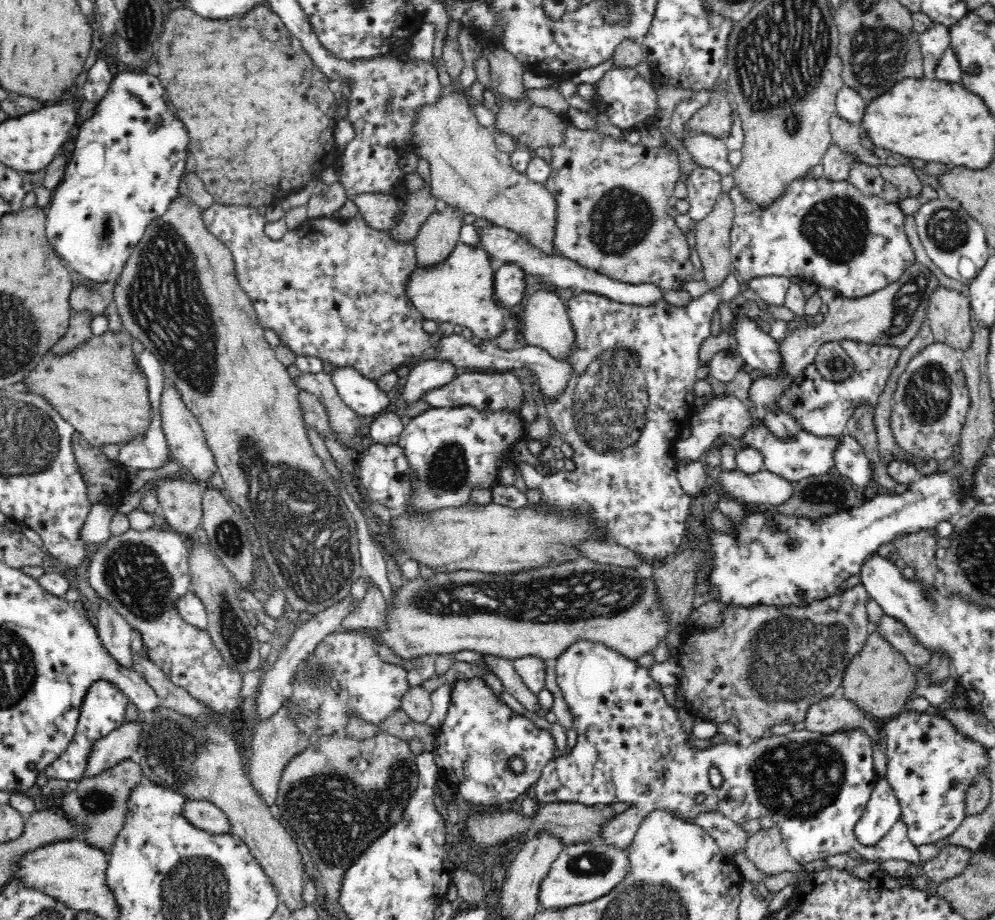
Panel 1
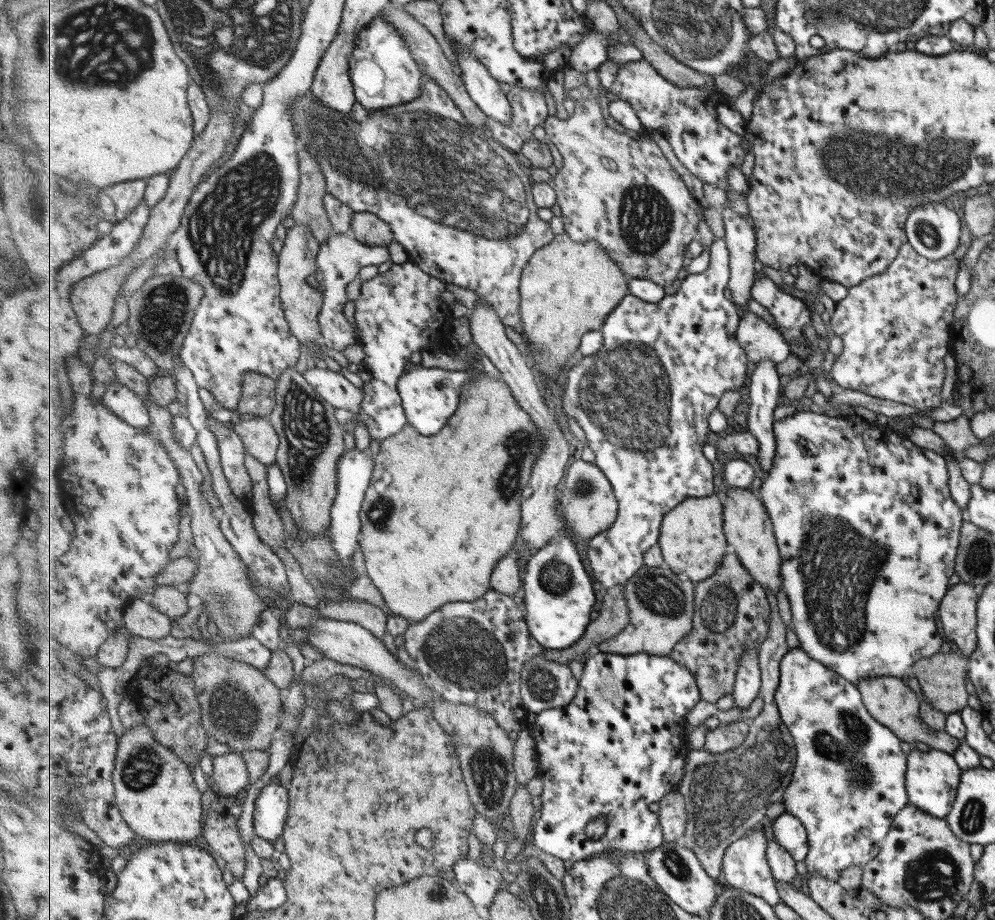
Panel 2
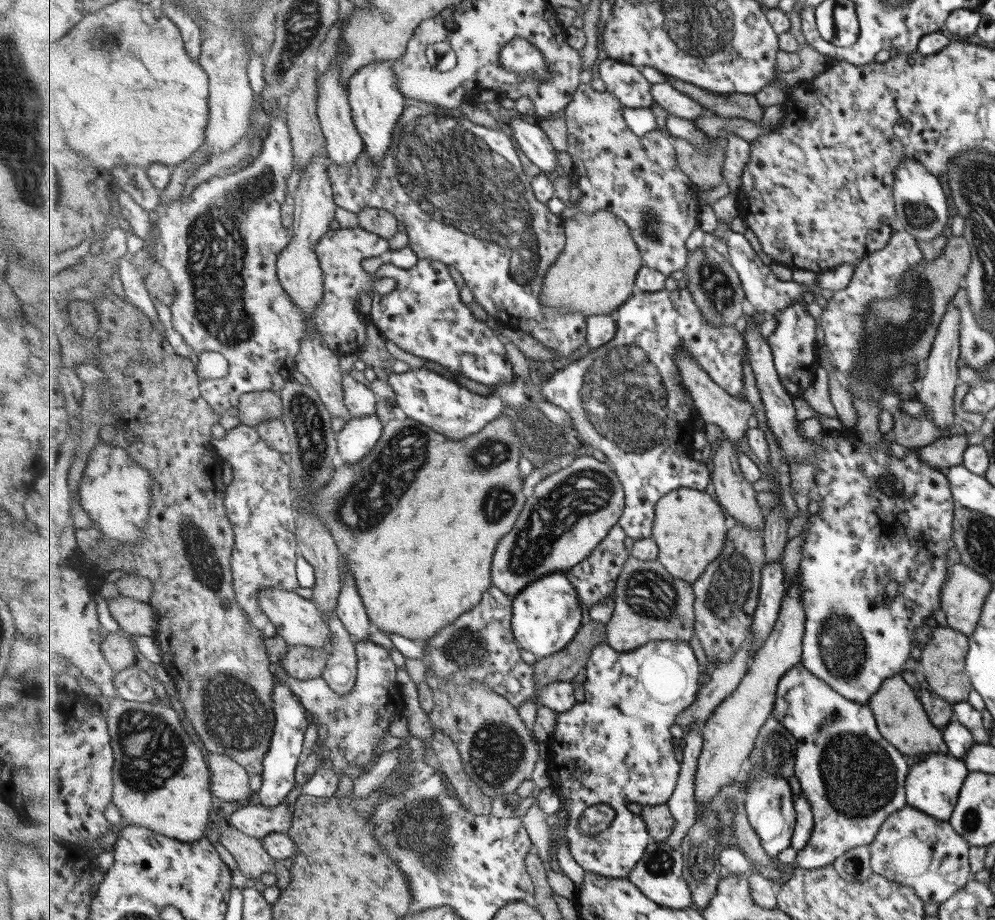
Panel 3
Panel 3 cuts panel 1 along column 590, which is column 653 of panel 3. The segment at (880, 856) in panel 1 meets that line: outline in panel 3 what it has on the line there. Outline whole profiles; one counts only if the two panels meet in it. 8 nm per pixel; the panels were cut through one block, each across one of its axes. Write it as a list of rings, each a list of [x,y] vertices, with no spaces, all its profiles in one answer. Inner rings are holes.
[[[659,640],[653,641],[641,648],[629,651],[619,652],[618,649],[613,648],[607,642],[602,645],[597,645],[592,649],[592,653],[586,666],[586,681],[584,685],[584,701],[580,704],[575,703],[573,708],[570,708],[567,712],[559,713],[557,716],[557,728],[551,736],[551,740],[547,740],[546,744],[552,754],[551,757],[547,758],[547,766],[550,774],[551,787],[557,792],[562,799],[562,808],[569,813],[569,820],[566,824],[566,829],[561,832],[557,830],[559,822],[555,825],[555,837],[559,838],[558,834],[564,834],[568,848],[570,849],[571,857],[582,867],[585,872],[596,872],[601,876],[611,878],[623,878],[629,877],[631,871],[637,867],[637,864],[646,855],[647,848],[650,844],[655,844],[656,838],[651,834],[650,828],[647,826],[647,821],[642,818],[639,814],[639,808],[644,805],[660,805],[663,803],[669,803],[670,799],[674,795],[676,788],[678,787],[679,778],[682,772],[682,762],[680,757],[680,746],[673,742],[672,727],[677,722],[677,717],[686,711],[687,708],[693,706],[698,698],[700,692],[701,683],[701,664],[697,662],[697,656],[693,652],[693,648],[687,641],[675,641],[675,640]],[[597,804],[609,804],[617,812],[617,819],[611,825],[611,828],[604,830],[597,836],[587,836],[582,833],[580,829],[581,818],[586,810],[593,805]]]

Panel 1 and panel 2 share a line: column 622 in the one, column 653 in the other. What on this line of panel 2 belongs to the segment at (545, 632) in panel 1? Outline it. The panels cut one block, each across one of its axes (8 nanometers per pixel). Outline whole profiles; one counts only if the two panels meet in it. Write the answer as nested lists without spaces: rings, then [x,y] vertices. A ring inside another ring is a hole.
[[[647,566],[633,575],[625,586],[631,609],[629,626],[621,634],[602,642],[596,651],[625,656],[635,653],[669,655],[694,630],[696,583],[669,568]]]

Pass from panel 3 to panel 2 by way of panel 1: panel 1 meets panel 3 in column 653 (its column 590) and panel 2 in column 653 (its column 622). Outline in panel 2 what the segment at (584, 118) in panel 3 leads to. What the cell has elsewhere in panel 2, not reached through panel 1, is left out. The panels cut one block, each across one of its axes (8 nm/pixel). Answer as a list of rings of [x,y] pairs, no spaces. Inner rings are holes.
[[[594,97],[591,100],[583,100],[583,102],[575,102],[574,113],[565,120],[560,120],[554,116],[550,116],[546,120],[545,131],[547,134],[547,139],[550,140],[562,155],[562,167],[557,170],[557,174],[554,179],[554,189],[558,194],[558,205],[560,206],[560,216],[562,217],[562,222],[564,223],[564,230],[567,235],[573,239],[575,242],[585,242],[585,241],[597,241],[599,245],[607,251],[607,255],[611,259],[615,260],[615,263],[621,267],[623,273],[628,276],[628,278],[641,278],[651,280],[663,287],[671,286],[673,281],[679,276],[679,270],[683,270],[687,264],[686,253],[687,248],[690,247],[693,241],[695,241],[699,236],[699,225],[704,219],[703,209],[701,204],[691,196],[691,190],[687,188],[687,184],[683,182],[681,176],[677,174],[677,170],[671,167],[671,164],[667,161],[667,158],[661,152],[661,148],[657,146],[655,140],[649,138],[649,136],[635,136],[631,138],[628,132],[619,133],[617,130],[607,126],[605,118],[603,118],[603,112],[601,112],[601,106],[599,106],[599,99]]]

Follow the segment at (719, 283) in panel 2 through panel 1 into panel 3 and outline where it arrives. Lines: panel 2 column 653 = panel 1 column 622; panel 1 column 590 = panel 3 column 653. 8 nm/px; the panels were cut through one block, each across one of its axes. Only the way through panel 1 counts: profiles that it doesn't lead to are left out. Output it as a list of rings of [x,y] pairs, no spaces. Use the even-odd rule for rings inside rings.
[[[687,287],[632,294],[618,311],[612,313],[617,321],[617,332],[611,342],[590,350],[583,358],[555,371],[554,376],[541,382],[541,393],[546,400],[570,415],[579,443],[590,449],[599,449],[611,462],[626,492],[626,510],[618,524],[633,541],[653,537],[656,507],[671,491],[689,487],[705,491],[713,484],[709,468],[692,457],[695,449],[692,434],[701,413],[694,404],[692,392],[680,378],[676,350],[684,346],[703,371],[733,396],[745,392],[743,369],[748,346],[742,330],[739,325],[718,327],[705,320],[693,296],[692,290]]]

